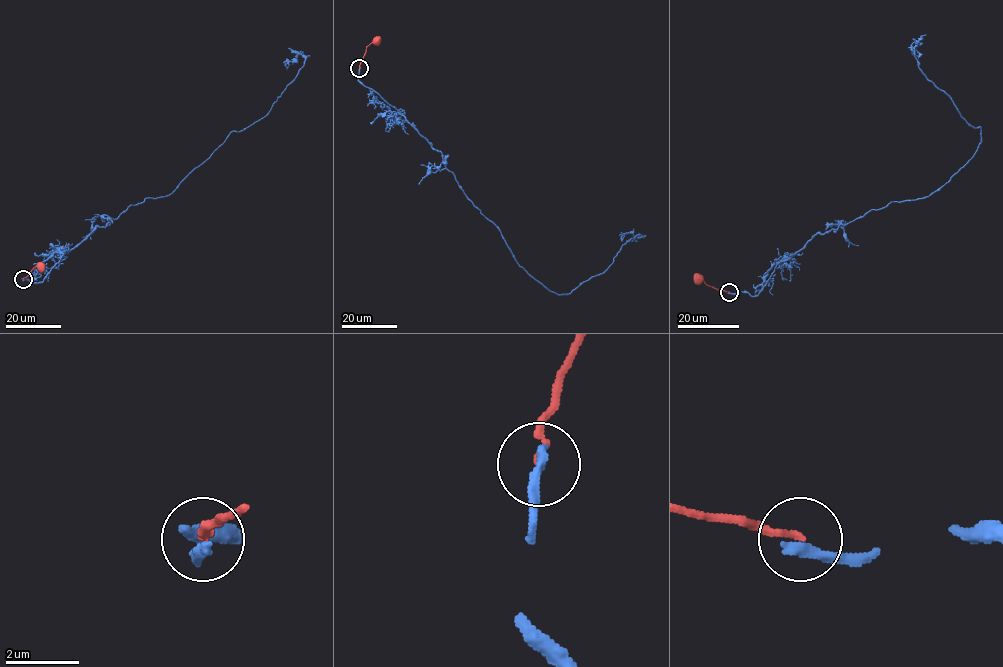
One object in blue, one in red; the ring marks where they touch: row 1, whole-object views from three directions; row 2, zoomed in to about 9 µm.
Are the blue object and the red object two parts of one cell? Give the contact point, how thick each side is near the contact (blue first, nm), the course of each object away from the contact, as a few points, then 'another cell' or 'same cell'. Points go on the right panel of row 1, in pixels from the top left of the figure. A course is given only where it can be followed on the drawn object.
place (729, 292); calibres 320 and 170 nm; course blue (729, 292), (755, 296), (817, 233), (928, 197), (973, 156), (980, 127), (919, 69), (918, 41), (915, 56); course red (729, 292), (709, 285), (699, 278); another cell

